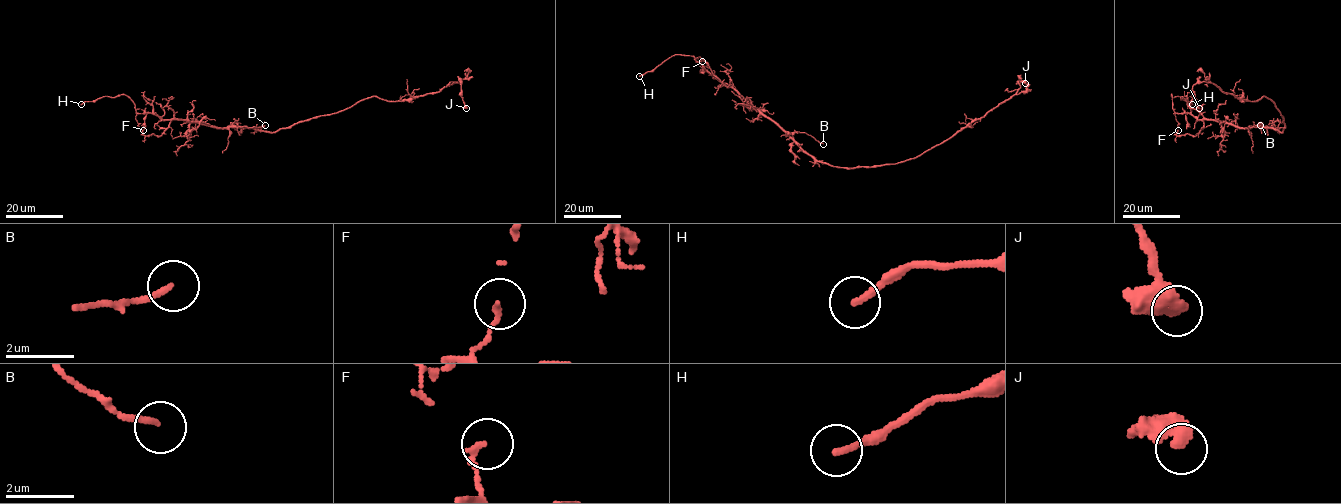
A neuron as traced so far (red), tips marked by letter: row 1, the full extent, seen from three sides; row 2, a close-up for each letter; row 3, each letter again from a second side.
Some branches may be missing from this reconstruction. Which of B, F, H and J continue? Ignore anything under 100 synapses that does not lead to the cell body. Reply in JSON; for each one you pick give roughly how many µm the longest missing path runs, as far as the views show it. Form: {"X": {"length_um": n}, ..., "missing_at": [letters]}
{"H": {"length_um": 20}, "missing_at": ["H"]}

